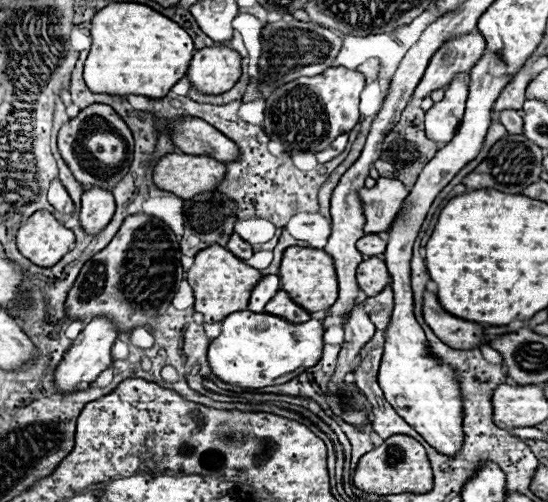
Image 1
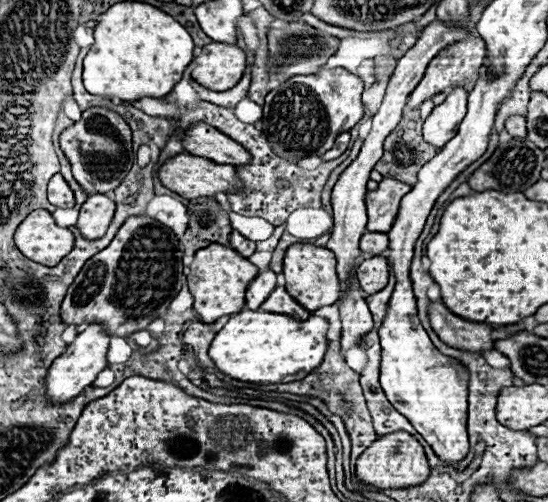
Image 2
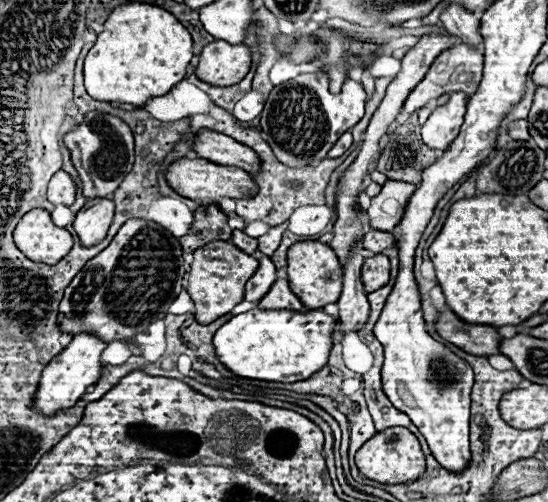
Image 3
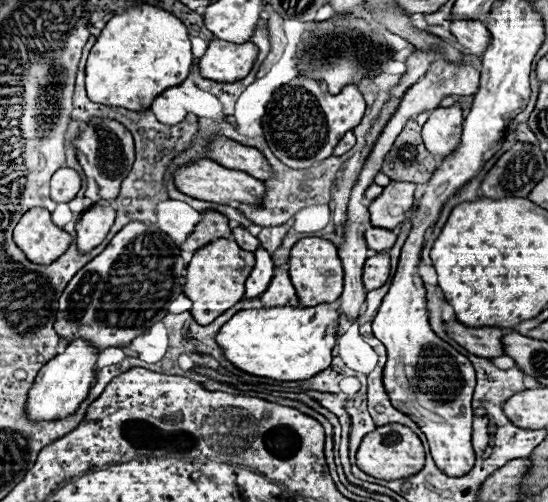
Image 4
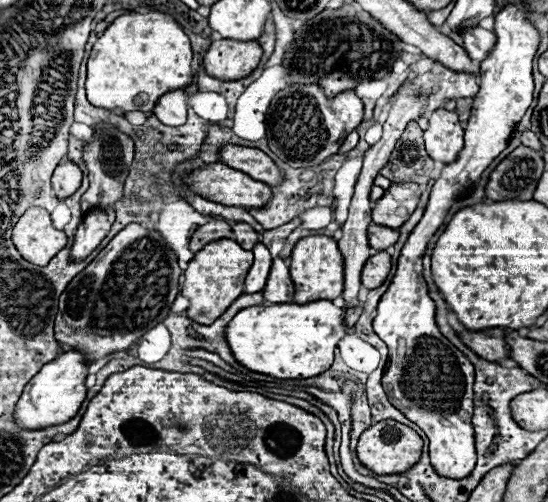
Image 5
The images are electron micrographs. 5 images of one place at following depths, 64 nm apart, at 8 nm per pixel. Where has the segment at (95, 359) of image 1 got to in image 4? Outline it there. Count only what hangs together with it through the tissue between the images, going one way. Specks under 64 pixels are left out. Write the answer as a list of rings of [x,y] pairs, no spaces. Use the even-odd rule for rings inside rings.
[[[82,338],[72,340],[68,348],[52,358],[50,362],[44,364],[44,368],[38,372],[34,386],[28,392],[28,402],[26,402],[26,414],[32,420],[54,420],[54,418],[66,418],[74,414],[74,410],[80,406],[80,402],[88,396],[92,380],[96,380],[96,360],[98,360],[98,350]]]

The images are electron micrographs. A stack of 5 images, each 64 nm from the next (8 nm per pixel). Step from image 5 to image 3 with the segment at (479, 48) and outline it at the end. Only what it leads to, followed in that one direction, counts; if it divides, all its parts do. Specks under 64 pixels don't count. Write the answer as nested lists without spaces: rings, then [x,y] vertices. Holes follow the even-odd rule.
[[[452,2],[448,4],[442,14],[440,20],[444,24],[444,28],[458,36],[464,44],[474,44],[474,46],[482,46],[482,36],[478,34],[478,24],[480,20],[476,20],[472,16],[472,12],[468,12],[460,2]]]

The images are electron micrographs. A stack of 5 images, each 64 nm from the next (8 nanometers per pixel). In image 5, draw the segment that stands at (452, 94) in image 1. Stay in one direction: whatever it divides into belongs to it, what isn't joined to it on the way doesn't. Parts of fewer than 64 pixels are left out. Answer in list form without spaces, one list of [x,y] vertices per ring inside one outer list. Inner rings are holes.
[[[436,110],[430,120],[428,120],[428,128],[424,130],[424,144],[426,144],[426,152],[430,154],[430,158],[434,158],[436,162],[452,162],[456,158],[456,154],[462,150],[462,126],[458,120],[456,110]]]

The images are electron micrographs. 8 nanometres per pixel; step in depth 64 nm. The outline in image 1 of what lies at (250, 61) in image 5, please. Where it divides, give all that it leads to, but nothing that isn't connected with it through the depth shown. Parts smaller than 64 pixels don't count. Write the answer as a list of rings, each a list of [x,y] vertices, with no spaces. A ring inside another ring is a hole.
[[[224,46],[202,48],[190,60],[186,78],[202,94],[222,94],[240,78],[240,56]]]

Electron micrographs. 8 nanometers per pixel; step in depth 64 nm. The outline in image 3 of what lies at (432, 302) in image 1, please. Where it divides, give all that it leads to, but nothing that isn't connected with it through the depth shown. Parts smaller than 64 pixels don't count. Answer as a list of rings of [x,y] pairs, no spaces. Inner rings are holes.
[[[438,312],[436,330],[446,342],[450,342],[458,348],[470,350],[470,354],[490,356],[490,354],[500,352],[498,350],[500,336],[494,326],[468,324],[464,320],[460,320],[458,316],[454,316],[452,312]]]

